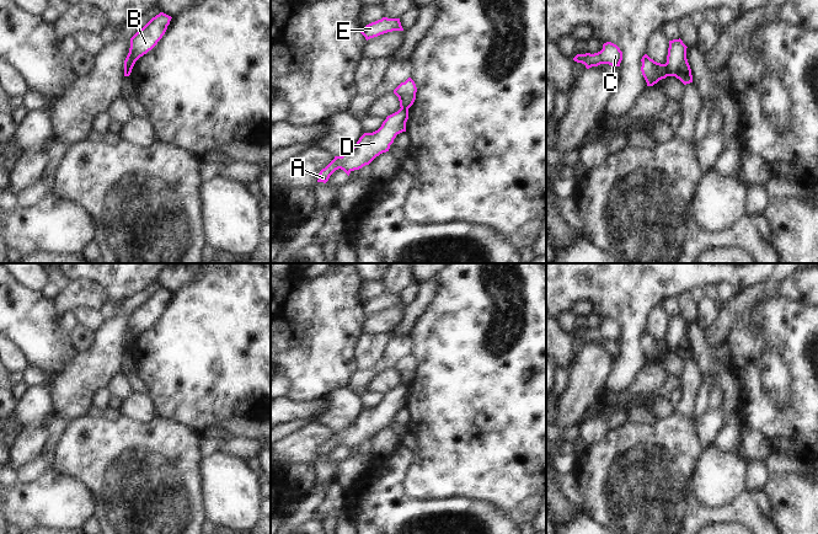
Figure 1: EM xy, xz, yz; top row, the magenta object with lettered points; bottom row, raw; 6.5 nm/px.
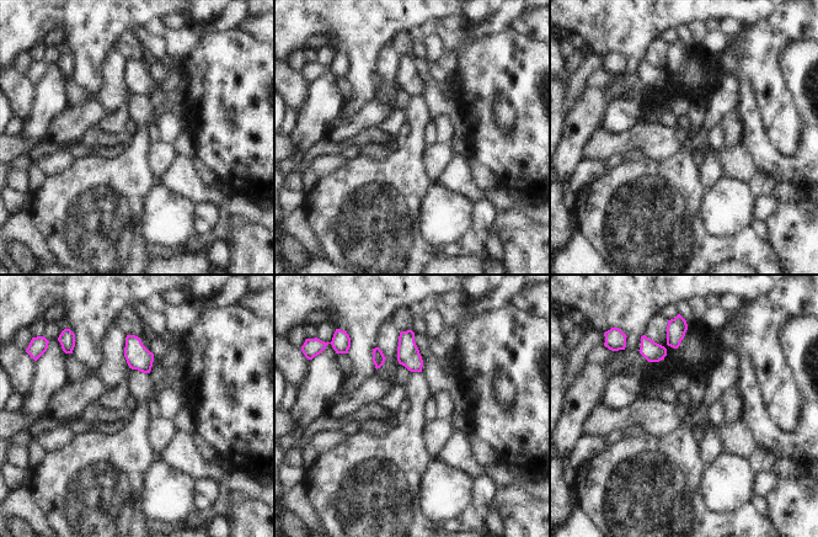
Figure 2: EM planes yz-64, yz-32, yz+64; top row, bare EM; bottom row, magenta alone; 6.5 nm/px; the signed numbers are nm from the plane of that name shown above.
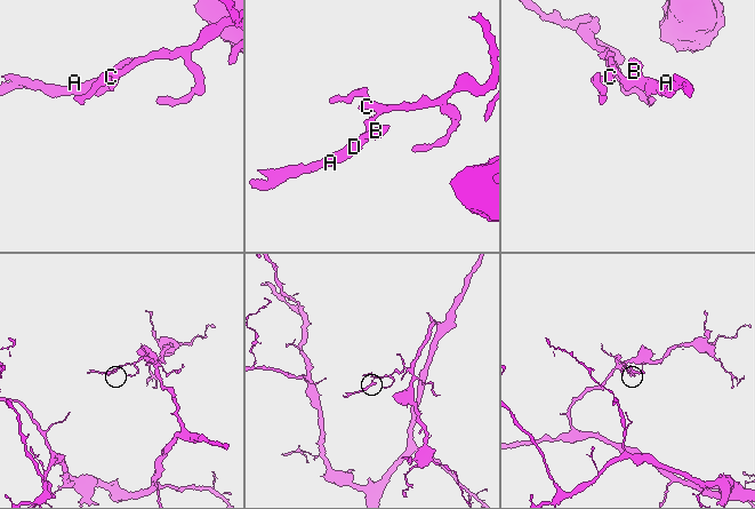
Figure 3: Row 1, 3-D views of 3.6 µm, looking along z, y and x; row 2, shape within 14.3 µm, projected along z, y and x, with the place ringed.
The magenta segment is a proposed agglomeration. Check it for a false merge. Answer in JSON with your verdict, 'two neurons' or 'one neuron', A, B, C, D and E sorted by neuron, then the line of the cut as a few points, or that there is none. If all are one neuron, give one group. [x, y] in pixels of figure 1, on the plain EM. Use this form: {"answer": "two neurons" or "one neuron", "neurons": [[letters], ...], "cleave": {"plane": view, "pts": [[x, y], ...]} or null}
{"answer": "two neurons", "neurons": [["A", "B", "D"], ["C", "E"]], "cleave": {"plane": "yz", "pts": [[666, 338], [667, 351]]}}

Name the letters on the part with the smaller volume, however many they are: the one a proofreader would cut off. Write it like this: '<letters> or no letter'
A, B, D

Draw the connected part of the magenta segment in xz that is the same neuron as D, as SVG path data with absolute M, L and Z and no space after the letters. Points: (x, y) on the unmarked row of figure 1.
M400 384L386 393L381 402L373 408L364 408L357 420L342 432L335 434L320 447L317 458L326 459L330 452L338 444L348 452L352 447L369 440L376 432L389 427L397 410L406 407L408 385Z

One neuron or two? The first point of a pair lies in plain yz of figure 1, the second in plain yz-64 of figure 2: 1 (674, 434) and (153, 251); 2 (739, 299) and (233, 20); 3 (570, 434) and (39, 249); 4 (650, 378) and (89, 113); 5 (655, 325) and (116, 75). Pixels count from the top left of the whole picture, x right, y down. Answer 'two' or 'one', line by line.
1: two
2: one
3: two
4: one
5: one

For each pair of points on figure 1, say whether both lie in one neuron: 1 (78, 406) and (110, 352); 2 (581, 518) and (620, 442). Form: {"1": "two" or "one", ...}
{"1": "one", "2": "two"}

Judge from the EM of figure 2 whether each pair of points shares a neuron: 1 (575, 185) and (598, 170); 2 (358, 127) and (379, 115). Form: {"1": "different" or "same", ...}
{"1": "same", "2": "same"}

